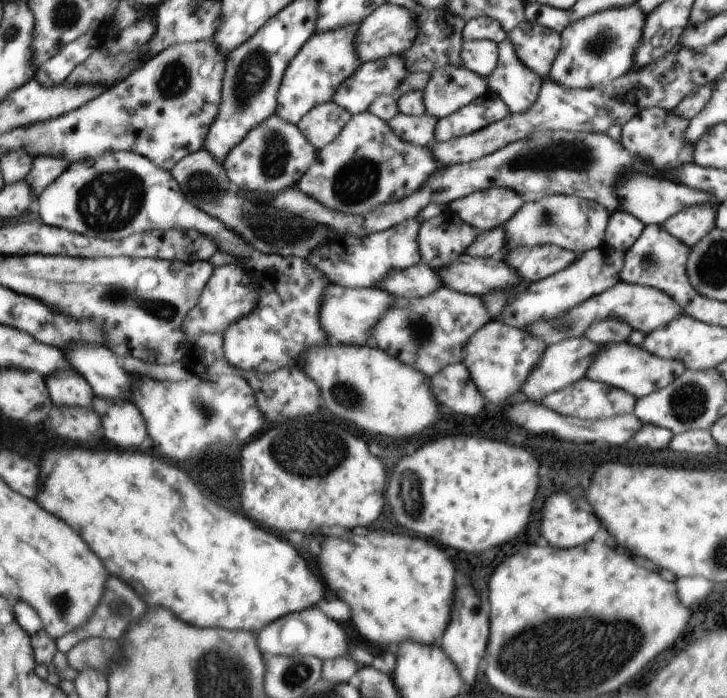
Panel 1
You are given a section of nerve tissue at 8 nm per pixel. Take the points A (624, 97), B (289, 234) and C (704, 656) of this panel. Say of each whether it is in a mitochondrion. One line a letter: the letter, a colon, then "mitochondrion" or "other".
A: other
B: mitochondrion
C: other

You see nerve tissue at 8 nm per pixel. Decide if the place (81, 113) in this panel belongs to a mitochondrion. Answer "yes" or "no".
no

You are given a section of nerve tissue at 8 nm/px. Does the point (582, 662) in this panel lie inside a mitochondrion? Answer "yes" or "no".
yes

